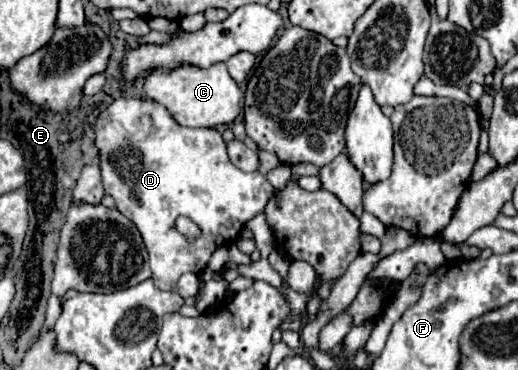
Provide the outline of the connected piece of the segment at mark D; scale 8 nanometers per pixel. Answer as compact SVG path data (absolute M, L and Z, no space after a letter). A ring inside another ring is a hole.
M119 98L103 110L95 124L95 146L99 150L105 194L113 196L117 210L141 232L149 252L153 282L161 290L173 290L179 276L185 272L201 274L213 250L229 240L233 242L245 222L259 214L275 192L263 174L241 172L235 164L231 164L219 130L179 126L161 104L149 98ZM177 216L189 216L201 226L201 236L195 242L187 242L187 238L175 230Z

